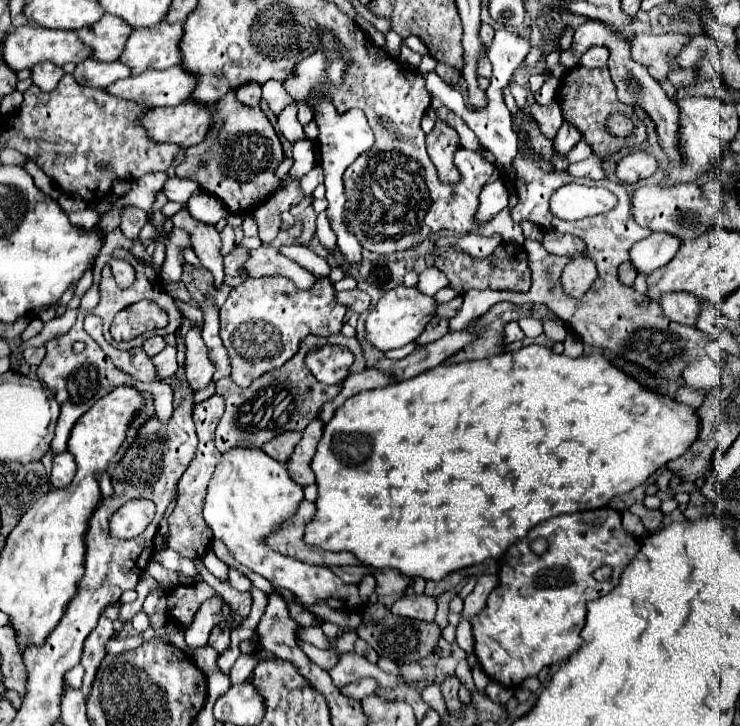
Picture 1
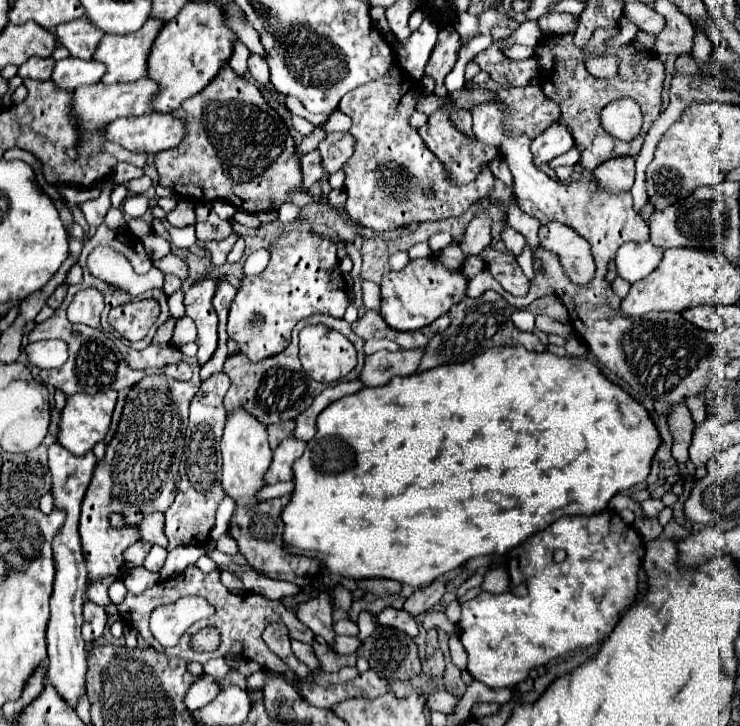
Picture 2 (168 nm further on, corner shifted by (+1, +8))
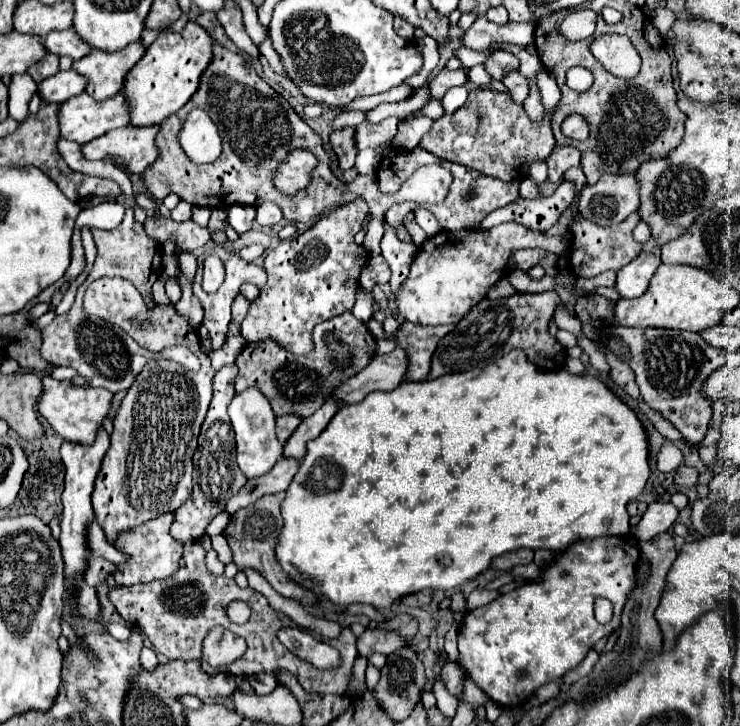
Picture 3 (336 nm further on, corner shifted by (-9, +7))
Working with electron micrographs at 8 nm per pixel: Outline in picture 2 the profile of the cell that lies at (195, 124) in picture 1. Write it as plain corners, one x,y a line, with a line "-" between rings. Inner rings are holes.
152,112
134,118
116,118
108,130
106,138
118,142
132,152
158,154
162,150
174,148
182,142
186,134
186,122
174,118
170,112

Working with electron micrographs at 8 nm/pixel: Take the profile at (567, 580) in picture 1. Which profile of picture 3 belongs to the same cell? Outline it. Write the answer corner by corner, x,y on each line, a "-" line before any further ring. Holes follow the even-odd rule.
626,535
626,537
600,537
600,539
592,539
592,541
588,541
588,539
586,539
586,541
578,541
578,543
570,545
570,549
568,549
566,553
562,553
562,557
558,557
558,561
550,563
550,565
544,569
544,573
542,573
542,577
540,577
538,581
526,583
526,585
522,585
520,589
514,589
514,591
510,591
510,593
504,593
504,595
500,595
498,599
494,599
492,603
480,607
480,609
466,611
466,615
464,615
464,619
462,619
462,625
460,625
460,631
458,631
458,651
460,651
458,665
460,665
462,673
468,675
494,703
506,705
508,709
510,709
510,707
520,707
520,705
524,705
524,703
528,701
528,697
534,693
534,689
538,689
538,687
544,685
544,683
556,681
556,679
560,679
564,673
568,673
570,669
578,667
578,665
584,661
588,649
590,649
598,639
602,639
604,635
610,635
610,633
614,633
614,631
618,629
618,625
620,625
620,613
622,613
622,607
624,607
624,603
626,603
626,595
634,589
634,575
636,575
636,573
634,573
634,563
638,563
638,545
636,545
634,537
628,537
628,535
-
596,597
606,597
606,599
612,601
612,605
614,605
614,617
612,617
610,623
604,623
604,625
602,625
602,623
596,621
596,617
594,617
594,599
596,599
-
520,669
526,671
526,677
518,677
518,671
520,671

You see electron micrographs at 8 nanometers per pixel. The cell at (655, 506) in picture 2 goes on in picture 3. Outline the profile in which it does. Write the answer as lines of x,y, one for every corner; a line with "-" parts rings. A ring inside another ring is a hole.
656,501
648,505
640,523
632,531
636,533
640,541
646,541
646,539
656,537
658,533
668,531
676,523
676,517
678,517
678,509
672,503

